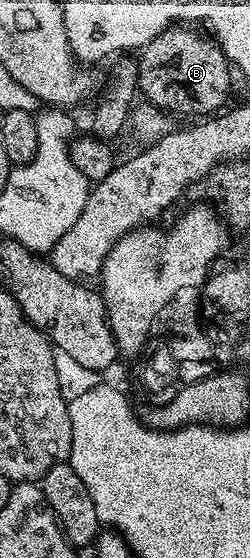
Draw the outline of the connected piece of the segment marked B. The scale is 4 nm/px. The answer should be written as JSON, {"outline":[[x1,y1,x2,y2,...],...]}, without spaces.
{"outline":[[191,25,169,27,138,52,137,60,138,90,150,106,172,116,199,115,195,117,211,117,228,106,233,71,210,34]]}

